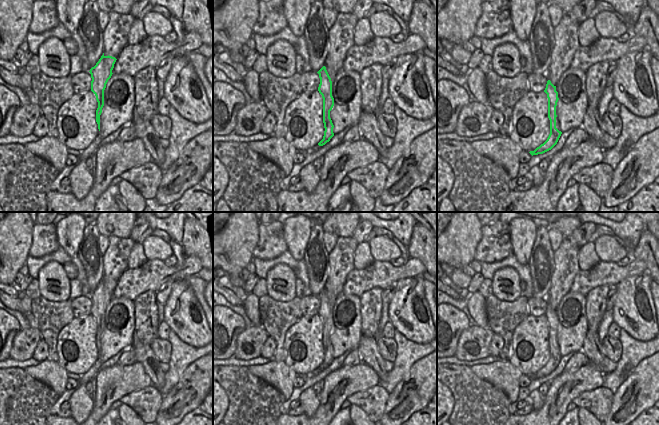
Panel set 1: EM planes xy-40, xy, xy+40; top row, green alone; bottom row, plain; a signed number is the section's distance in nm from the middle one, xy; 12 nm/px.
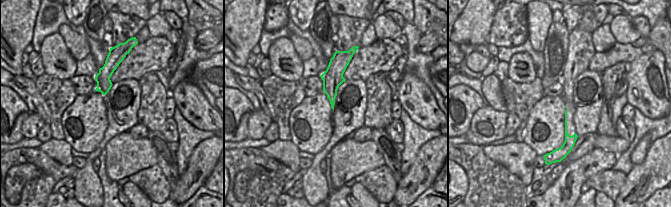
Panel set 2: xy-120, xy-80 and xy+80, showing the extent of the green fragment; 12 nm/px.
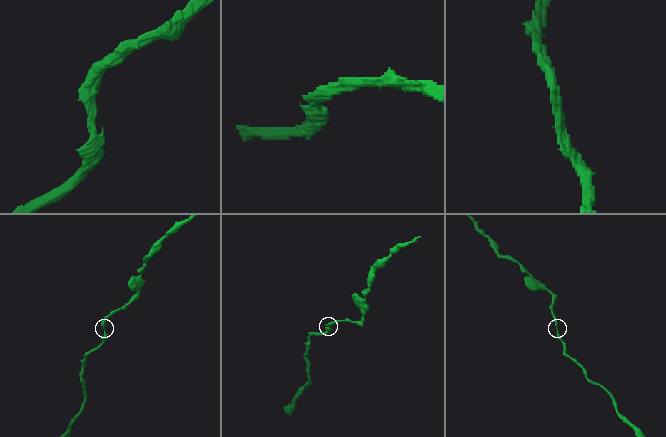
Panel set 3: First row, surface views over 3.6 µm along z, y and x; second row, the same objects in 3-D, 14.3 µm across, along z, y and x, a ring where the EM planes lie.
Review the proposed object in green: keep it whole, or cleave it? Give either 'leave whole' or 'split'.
leave whole

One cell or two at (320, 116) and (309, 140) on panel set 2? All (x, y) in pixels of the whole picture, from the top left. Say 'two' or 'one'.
one

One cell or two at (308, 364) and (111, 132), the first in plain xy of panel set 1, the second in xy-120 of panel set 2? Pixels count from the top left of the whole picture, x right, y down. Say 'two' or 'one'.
two

